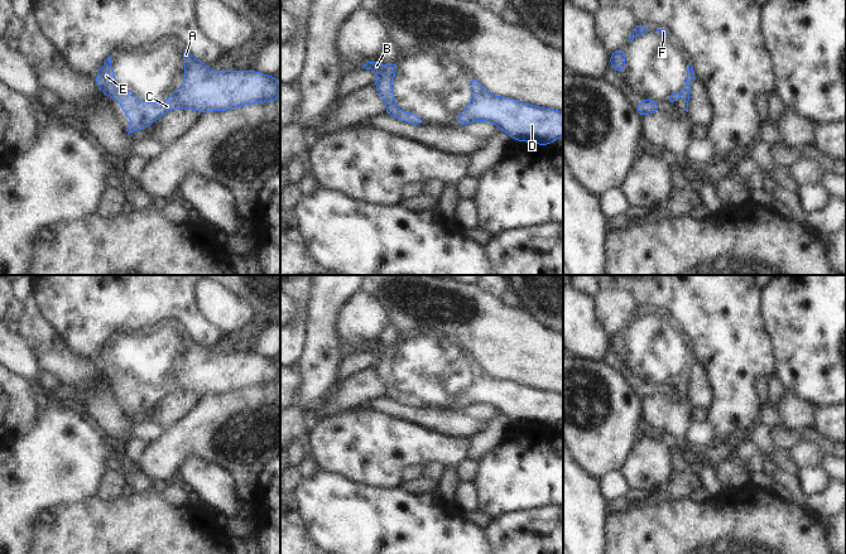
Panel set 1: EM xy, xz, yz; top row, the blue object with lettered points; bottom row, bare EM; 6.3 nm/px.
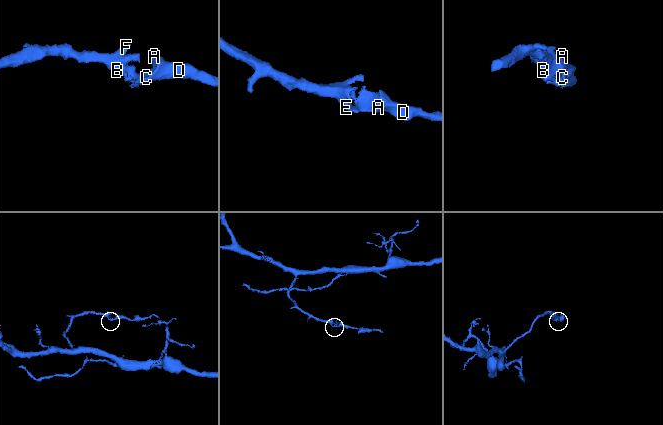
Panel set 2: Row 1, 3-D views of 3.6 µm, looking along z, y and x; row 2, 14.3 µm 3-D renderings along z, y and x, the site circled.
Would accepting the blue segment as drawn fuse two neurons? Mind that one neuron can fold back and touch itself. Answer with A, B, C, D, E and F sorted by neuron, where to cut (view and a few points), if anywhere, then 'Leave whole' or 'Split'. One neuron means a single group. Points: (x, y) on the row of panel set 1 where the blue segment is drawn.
Groups: A B C D E F. No split. Leave whole

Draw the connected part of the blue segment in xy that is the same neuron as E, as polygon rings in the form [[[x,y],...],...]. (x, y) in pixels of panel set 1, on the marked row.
[[[187,48],[181,49],[181,54],[184,62],[184,83],[162,103],[141,102],[135,97],[131,90],[119,88],[115,85],[111,57],[104,62],[95,81],[106,97],[114,96],[115,100],[121,102],[121,111],[133,120],[131,125],[126,129],[129,135],[134,131],[149,127],[158,117],[176,107],[192,109],[198,112],[226,111],[247,103],[264,103],[280,98],[280,82],[273,76],[258,73],[253,69],[246,72],[212,72],[210,66],[198,62]]]

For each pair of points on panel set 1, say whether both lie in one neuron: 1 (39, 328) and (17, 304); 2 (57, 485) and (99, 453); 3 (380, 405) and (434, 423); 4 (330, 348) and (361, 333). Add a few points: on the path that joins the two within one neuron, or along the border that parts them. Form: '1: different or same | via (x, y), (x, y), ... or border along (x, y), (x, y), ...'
1: different | border along (23, 300), (23, 308), (17, 322)
2: same | via (67, 475), (89, 453)
3: same | via (394, 408), (421, 415)
4: different | border along (337, 314), (337, 335), (344, 353)

